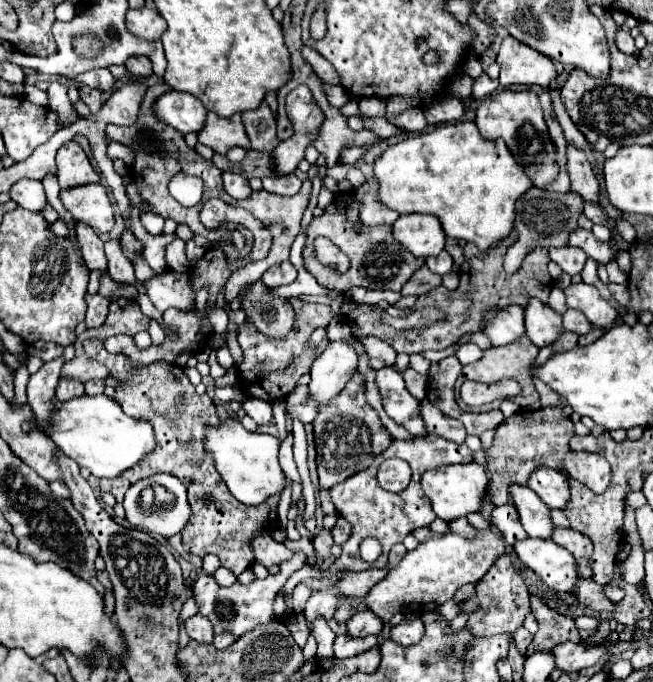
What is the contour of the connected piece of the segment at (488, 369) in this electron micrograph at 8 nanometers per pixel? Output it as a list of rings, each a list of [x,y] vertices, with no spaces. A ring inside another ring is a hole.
[[[527,336],[519,338],[519,340],[513,342],[513,344],[495,346],[495,348],[485,350],[485,356],[483,356],[479,362],[473,362],[473,364],[469,364],[469,366],[463,366],[463,372],[459,375],[454,388],[457,402],[461,403],[462,409],[469,410],[460,398],[460,388],[466,380],[475,380],[475,382],[487,382],[487,384],[491,384],[491,382],[497,382],[497,380],[509,376],[509,378],[517,378],[517,382],[521,384],[521,394],[517,396],[519,406],[521,406],[521,408],[527,408],[527,406],[535,404],[535,402],[539,400],[539,394],[537,394],[537,390],[535,390],[535,386],[533,386],[533,382],[531,382],[531,372],[529,372],[529,368],[533,366],[537,354],[539,354],[539,348],[537,348]]]

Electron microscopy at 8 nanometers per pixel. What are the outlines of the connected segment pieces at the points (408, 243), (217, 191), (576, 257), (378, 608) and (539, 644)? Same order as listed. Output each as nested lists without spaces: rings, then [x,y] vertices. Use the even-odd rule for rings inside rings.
[[[405,214],[393,224],[393,236],[415,256],[437,256],[445,248],[441,222],[431,214]]]
[[[167,84],[151,86],[147,90],[143,102],[141,102],[141,110],[139,110],[139,118],[137,118],[135,126],[107,126],[107,136],[135,152],[135,158],[131,164],[131,180],[137,184],[137,192],[145,200],[147,212],[153,212],[159,216],[169,216],[179,224],[186,224],[194,234],[202,234],[205,231],[204,233],[208,235],[211,231],[207,231],[199,222],[199,212],[201,212],[203,200],[209,200],[209,198],[221,198],[223,200],[229,196],[225,194],[223,184],[221,184],[221,170],[211,160],[205,160],[193,148],[189,148],[185,144],[183,134],[179,134],[175,128],[167,126],[165,122],[159,122],[159,118],[155,118],[155,114],[151,114],[151,106],[155,104],[155,98],[161,98],[163,94],[167,94],[169,88],[171,86],[167,86]],[[179,172],[189,174],[189,176],[197,176],[203,180],[203,200],[191,208],[181,206],[167,190],[169,180]]]
[[[571,246],[553,248],[553,250],[549,250],[549,256],[551,256],[553,262],[557,262],[563,268],[563,272],[567,272],[571,276],[579,274],[583,270],[583,266],[585,266],[585,260],[587,260],[583,250],[571,248]]]
[[[493,530],[479,532],[475,540],[465,540],[453,532],[433,536],[427,542],[421,542],[415,550],[407,552],[403,560],[369,590],[365,596],[367,606],[383,622],[389,622],[397,612],[423,614],[425,610],[435,610],[445,604],[463,584],[479,582],[479,578],[483,578],[483,574],[491,570],[497,558],[505,553],[504,538]]]
[[[531,594],[531,612],[539,622],[539,632],[527,648],[527,656],[535,652],[551,652],[557,644],[563,642],[581,642],[579,630],[571,616],[551,610],[545,600],[537,594]]]

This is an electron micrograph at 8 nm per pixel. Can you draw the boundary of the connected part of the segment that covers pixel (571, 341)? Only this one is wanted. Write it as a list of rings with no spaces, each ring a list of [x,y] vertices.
[[[563,332],[559,342],[553,344],[553,350],[571,350],[575,344],[577,344],[577,334],[575,332]]]

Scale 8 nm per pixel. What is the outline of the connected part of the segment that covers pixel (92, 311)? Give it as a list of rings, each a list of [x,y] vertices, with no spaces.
[[[87,294],[85,298],[89,310],[87,310],[87,316],[85,316],[85,324],[87,328],[99,328],[105,318],[107,318],[107,310],[109,310],[109,300],[97,296],[97,294]]]

